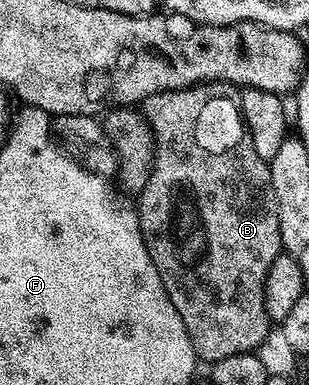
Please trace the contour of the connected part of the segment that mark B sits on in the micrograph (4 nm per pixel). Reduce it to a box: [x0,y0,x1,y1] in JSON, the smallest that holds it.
[136,85,283,364]

